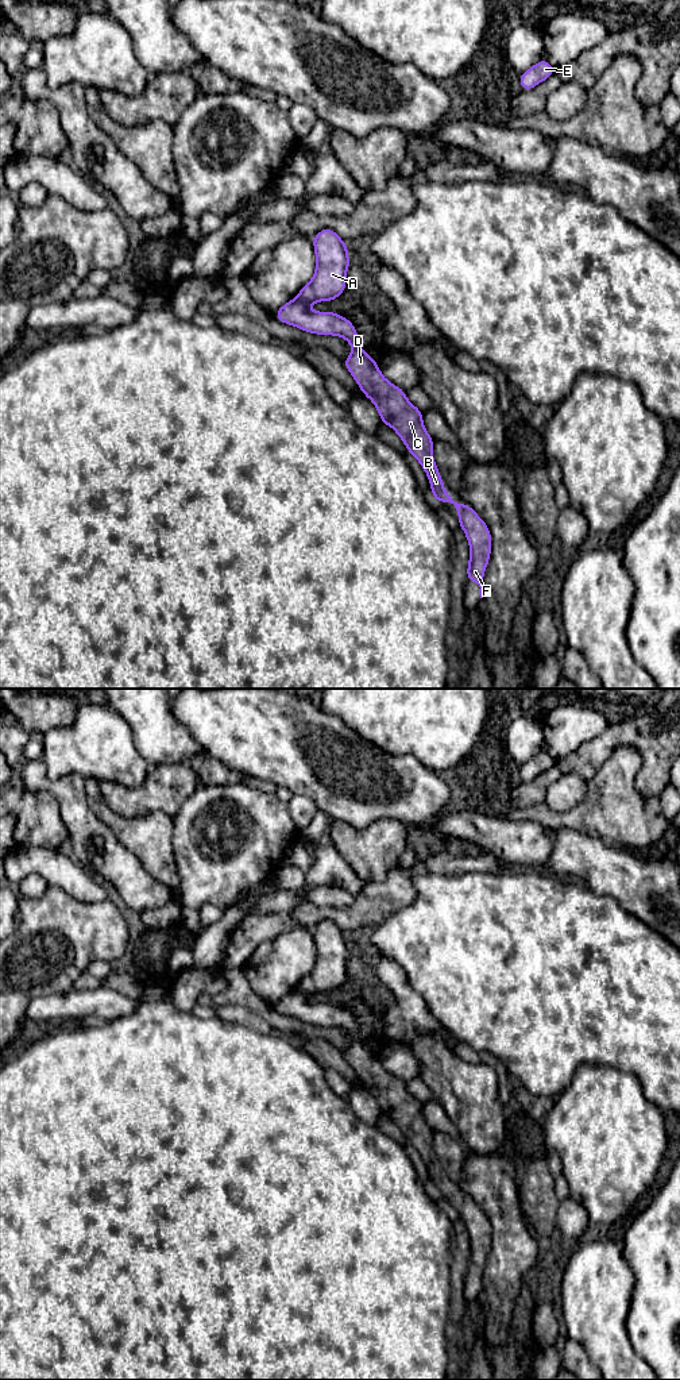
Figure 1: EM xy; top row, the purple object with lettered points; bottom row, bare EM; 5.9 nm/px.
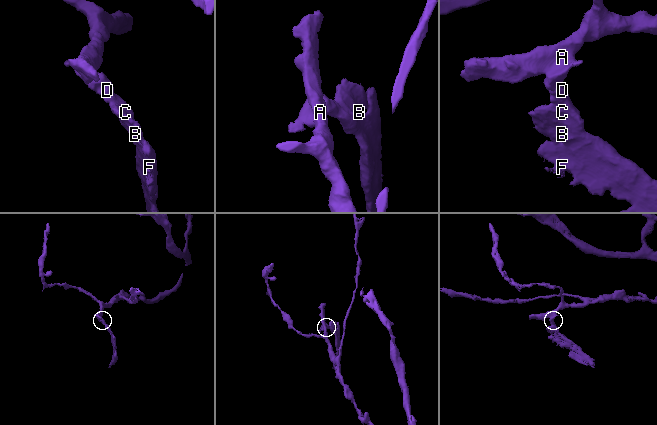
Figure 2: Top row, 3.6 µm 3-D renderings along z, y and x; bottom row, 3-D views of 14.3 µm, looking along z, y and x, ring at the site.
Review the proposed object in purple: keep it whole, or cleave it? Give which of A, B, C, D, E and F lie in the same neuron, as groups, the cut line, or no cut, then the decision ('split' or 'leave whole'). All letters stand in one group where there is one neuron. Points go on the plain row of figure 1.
A E / B C D F; cut in xy along (296, 990), (306, 997); split

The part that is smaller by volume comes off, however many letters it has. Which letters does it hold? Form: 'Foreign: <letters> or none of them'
Foreign: B, C, D, F

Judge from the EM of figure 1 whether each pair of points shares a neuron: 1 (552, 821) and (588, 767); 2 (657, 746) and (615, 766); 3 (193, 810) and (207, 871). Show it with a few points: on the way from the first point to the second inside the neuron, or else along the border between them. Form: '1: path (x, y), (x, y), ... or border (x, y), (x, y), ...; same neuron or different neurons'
1: border (609, 758), (587, 782); different neurons
2: border (621, 746), (632, 746), (642, 760), (634, 785); different neurons
3: path (189, 825), (192, 829), (192, 847), (199, 856); same neuron

